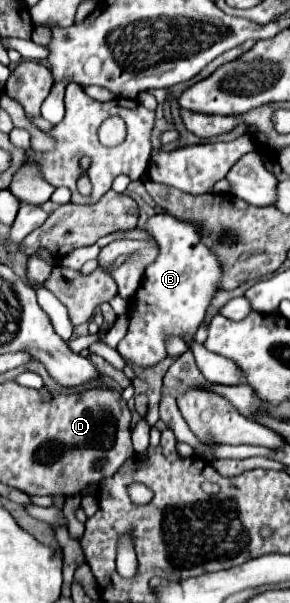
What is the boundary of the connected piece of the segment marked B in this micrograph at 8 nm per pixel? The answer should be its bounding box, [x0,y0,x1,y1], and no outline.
[116,213,246,385]

